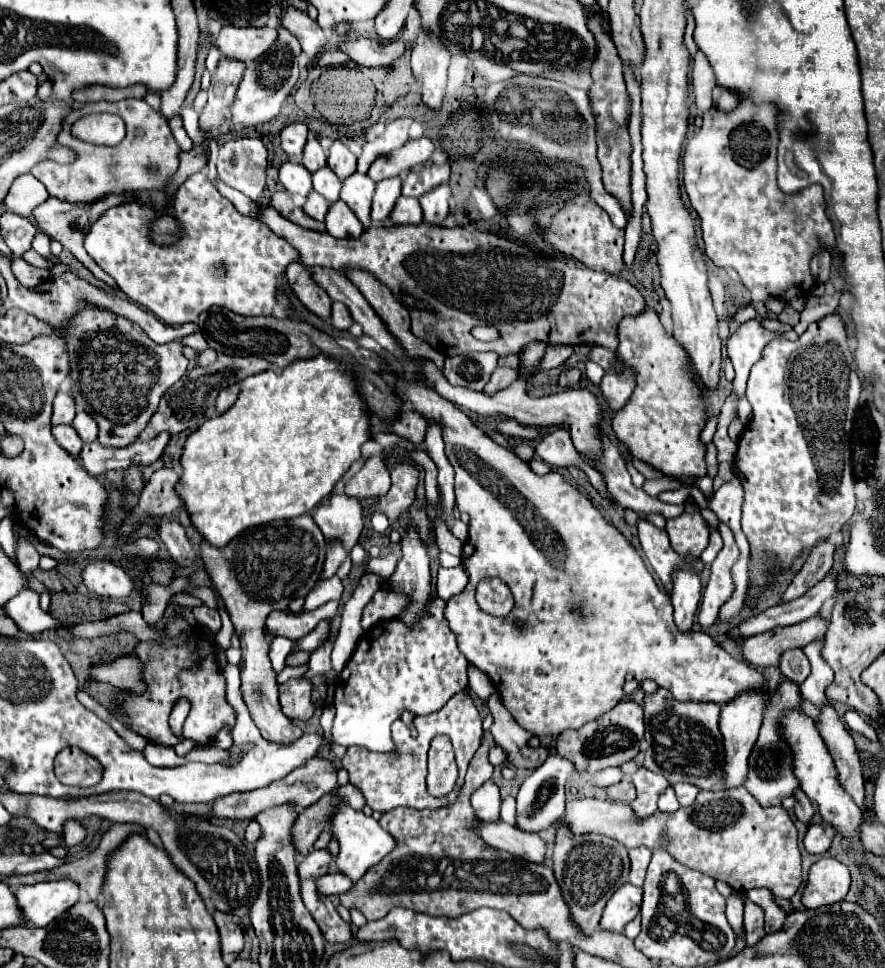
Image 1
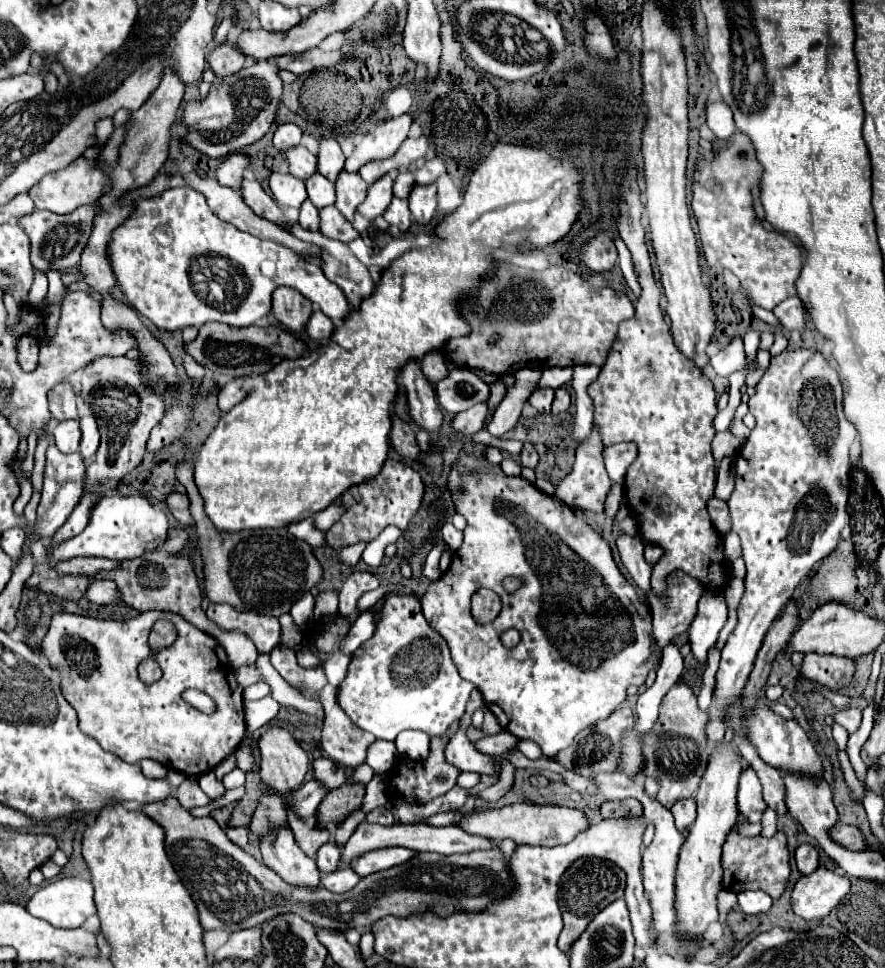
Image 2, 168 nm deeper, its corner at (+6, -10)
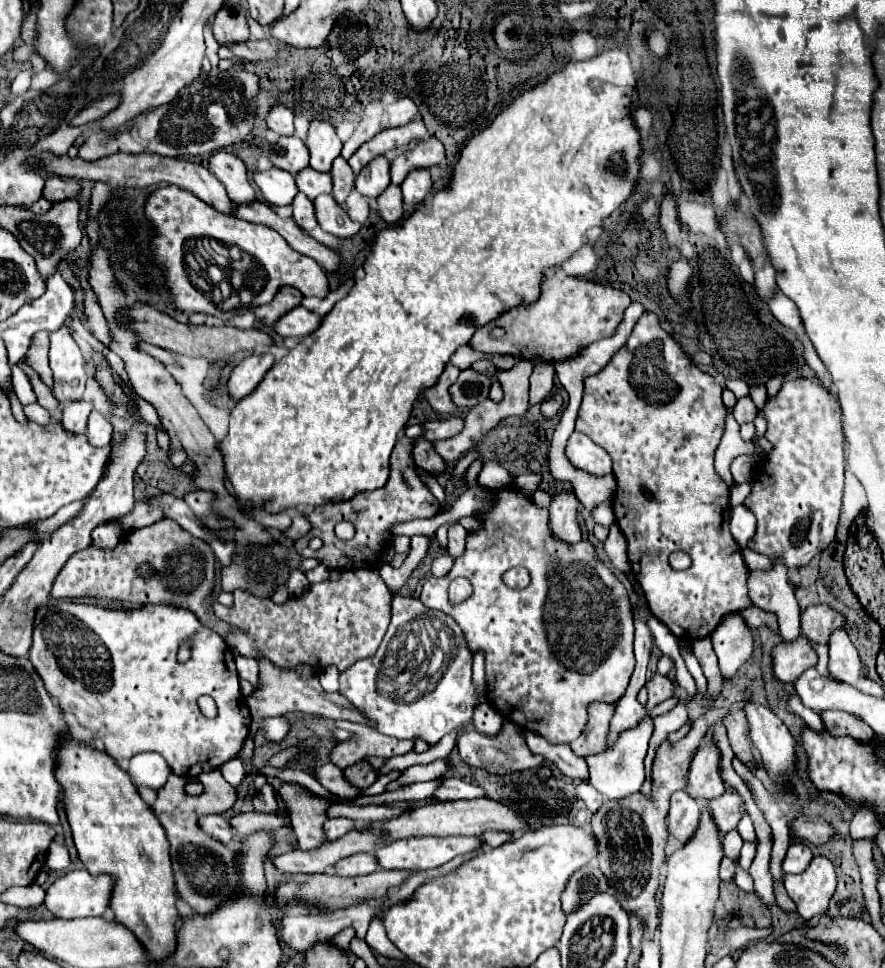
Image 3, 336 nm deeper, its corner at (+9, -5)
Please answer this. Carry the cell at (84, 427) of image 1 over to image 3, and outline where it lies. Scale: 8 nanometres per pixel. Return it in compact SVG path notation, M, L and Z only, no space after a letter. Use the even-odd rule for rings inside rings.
M92 410L90 418L88 418L86 436L88 436L88 442L92 446L108 446L108 442L112 438L112 426L106 420L106 416L102 416L100 412Z

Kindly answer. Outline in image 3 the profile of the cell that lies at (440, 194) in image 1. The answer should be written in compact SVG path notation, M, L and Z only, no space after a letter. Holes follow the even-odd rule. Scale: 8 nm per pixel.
M412 170L400 188L402 188L406 204L410 204L410 206L422 204L424 198L432 192L430 172L428 170Z

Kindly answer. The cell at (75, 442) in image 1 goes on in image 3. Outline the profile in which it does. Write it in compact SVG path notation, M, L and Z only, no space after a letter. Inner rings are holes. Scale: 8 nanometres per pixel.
M70 402L66 408L64 408L64 414L62 414L62 428L70 434L84 434L86 432L86 420L88 420L88 414L92 412L92 402Z

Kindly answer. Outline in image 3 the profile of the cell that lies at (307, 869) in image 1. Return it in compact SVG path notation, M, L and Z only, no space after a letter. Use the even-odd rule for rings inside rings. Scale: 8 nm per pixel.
M330 818L324 824L324 836L326 836L326 840L338 840L344 834L348 834L354 826L356 824L352 820L348 820L348 818Z

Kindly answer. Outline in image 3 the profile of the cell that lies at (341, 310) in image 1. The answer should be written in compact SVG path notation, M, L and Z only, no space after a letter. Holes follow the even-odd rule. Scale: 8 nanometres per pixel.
M296 306L294 310L290 310L288 314L284 314L276 324L274 330L280 336L310 336L322 322L322 316L304 308L304 306Z

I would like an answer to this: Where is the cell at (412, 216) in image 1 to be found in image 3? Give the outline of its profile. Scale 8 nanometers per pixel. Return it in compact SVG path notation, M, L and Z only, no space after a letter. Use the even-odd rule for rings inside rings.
M390 184L388 190L384 190L384 192L378 196L378 212L380 212L380 216L382 216L388 224L396 224L396 222L404 216L402 190L400 190L400 186Z

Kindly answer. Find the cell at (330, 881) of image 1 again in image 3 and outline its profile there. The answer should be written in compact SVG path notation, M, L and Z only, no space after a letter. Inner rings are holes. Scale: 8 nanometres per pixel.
M354 854L350 858L344 858L334 866L334 874L342 878L354 878L354 876L366 876L380 866L374 862L374 854Z

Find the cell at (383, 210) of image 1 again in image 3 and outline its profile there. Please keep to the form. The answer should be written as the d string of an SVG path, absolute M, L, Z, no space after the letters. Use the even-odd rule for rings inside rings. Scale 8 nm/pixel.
M384 156L370 162L370 166L366 166L366 170L362 170L362 174L356 176L356 190L368 198L378 198L388 188L388 184L390 162Z

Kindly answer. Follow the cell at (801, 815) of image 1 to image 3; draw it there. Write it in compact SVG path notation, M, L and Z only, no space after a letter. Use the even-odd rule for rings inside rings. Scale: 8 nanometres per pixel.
M734 710L730 712L726 718L724 718L724 724L726 724L726 730L728 730L728 740L730 740L730 746L736 754L736 758L748 766L750 772L758 772L756 768L756 762L758 758L754 756L754 746L752 746L752 740L750 740L750 724L748 724L748 718L744 714L744 710Z

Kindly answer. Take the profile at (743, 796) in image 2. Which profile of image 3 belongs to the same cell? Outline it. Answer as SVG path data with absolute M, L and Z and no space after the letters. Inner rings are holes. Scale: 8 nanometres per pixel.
M726 788L726 792L720 798L714 798L706 804L706 808L714 814L714 822L718 822L720 834L734 830L746 812L742 796L736 788Z

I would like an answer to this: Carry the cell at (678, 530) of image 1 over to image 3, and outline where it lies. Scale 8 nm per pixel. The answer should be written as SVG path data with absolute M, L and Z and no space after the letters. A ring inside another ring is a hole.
M644 312L626 344L598 374L584 380L584 398L576 420L576 430L590 436L612 456L616 478L612 508L616 524L628 540L632 572L646 594L650 612L676 638L684 640L710 636L724 614L752 604L746 590L748 568L728 526L728 486L714 470L714 452L720 444L726 416L720 394L722 386L684 354L680 344L662 328L658 316ZM678 550L692 558L692 566L682 572L668 564L668 556Z

